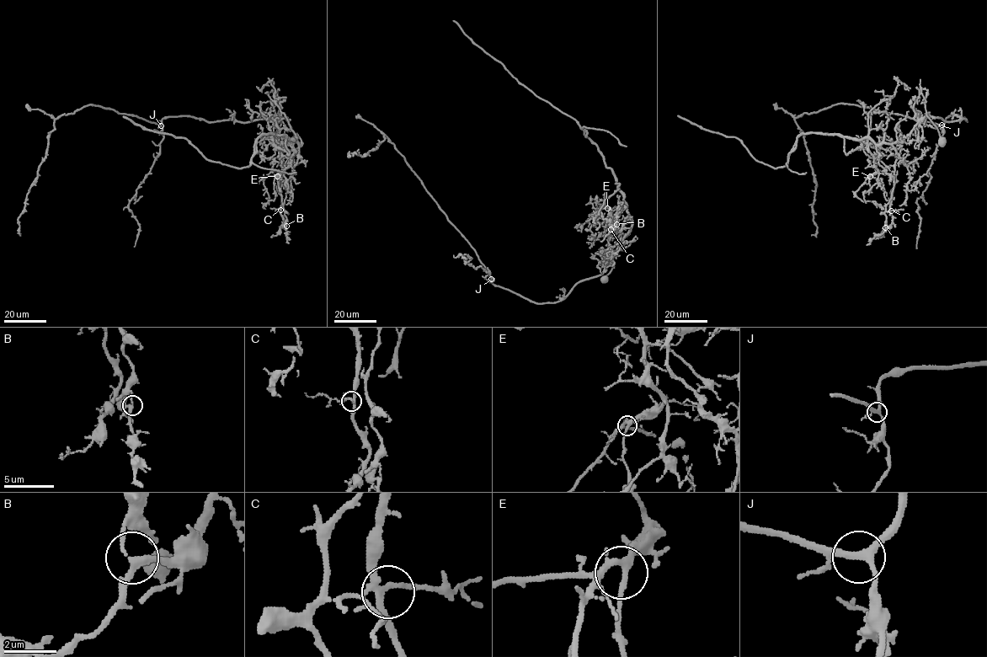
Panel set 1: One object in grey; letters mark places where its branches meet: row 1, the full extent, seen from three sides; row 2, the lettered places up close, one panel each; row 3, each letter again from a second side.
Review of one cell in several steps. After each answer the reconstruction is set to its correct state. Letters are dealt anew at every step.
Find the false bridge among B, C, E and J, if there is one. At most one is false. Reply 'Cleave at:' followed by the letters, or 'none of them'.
Cleave at: B

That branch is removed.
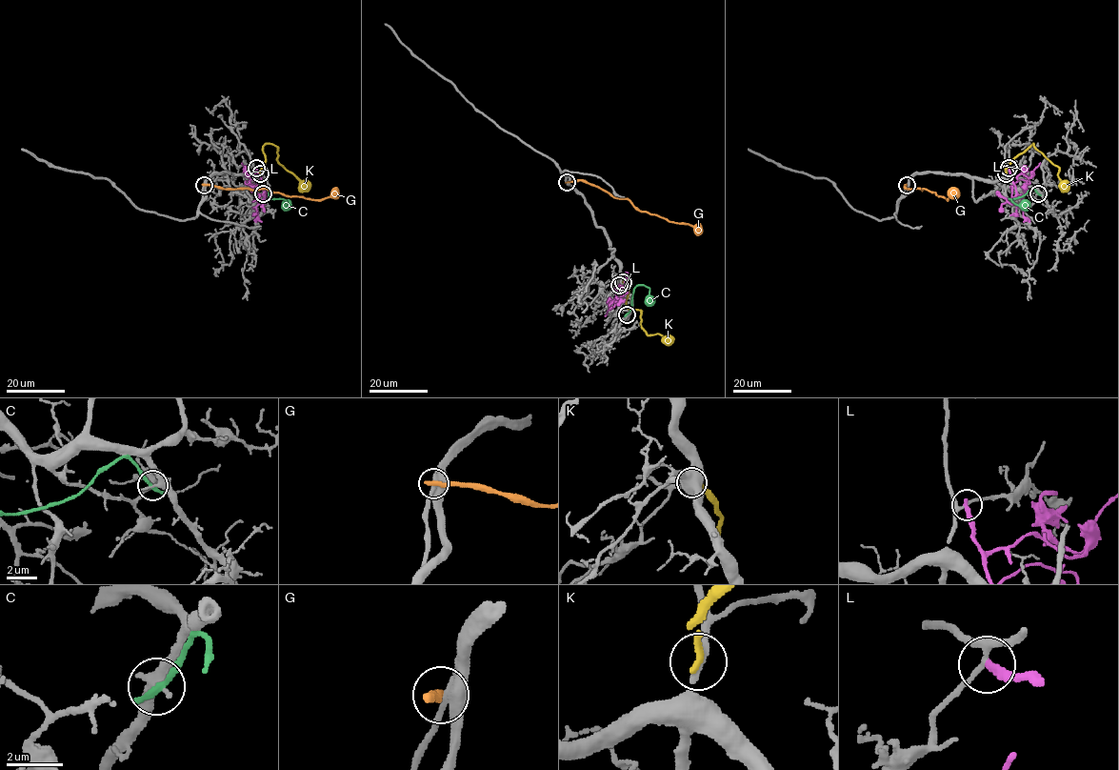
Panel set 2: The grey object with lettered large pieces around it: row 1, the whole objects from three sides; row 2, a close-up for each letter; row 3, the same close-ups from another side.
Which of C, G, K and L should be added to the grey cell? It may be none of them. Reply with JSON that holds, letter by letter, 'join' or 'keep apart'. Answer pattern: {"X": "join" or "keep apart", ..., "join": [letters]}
{"C": "keep apart", "G": "keep apart", "K": "keep apart", "L": "keep apart", "join": []}

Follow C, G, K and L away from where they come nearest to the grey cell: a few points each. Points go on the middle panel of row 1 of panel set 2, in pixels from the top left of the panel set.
C: (627, 314), (631, 308), (634, 288), (639, 285), (649, 289), (653, 300), (649, 306)
G: (567, 182), (583, 180), (615, 198), (628, 199), (640, 211), (669, 221), (688, 223), (701, 232)
K: (623, 282), (629, 289), (626, 306), (641, 311), (641, 326), (649, 335), (659, 334), (669, 338)
L: (619, 285), (627, 292), (628, 283), (616, 295), (622, 301), (625, 299)

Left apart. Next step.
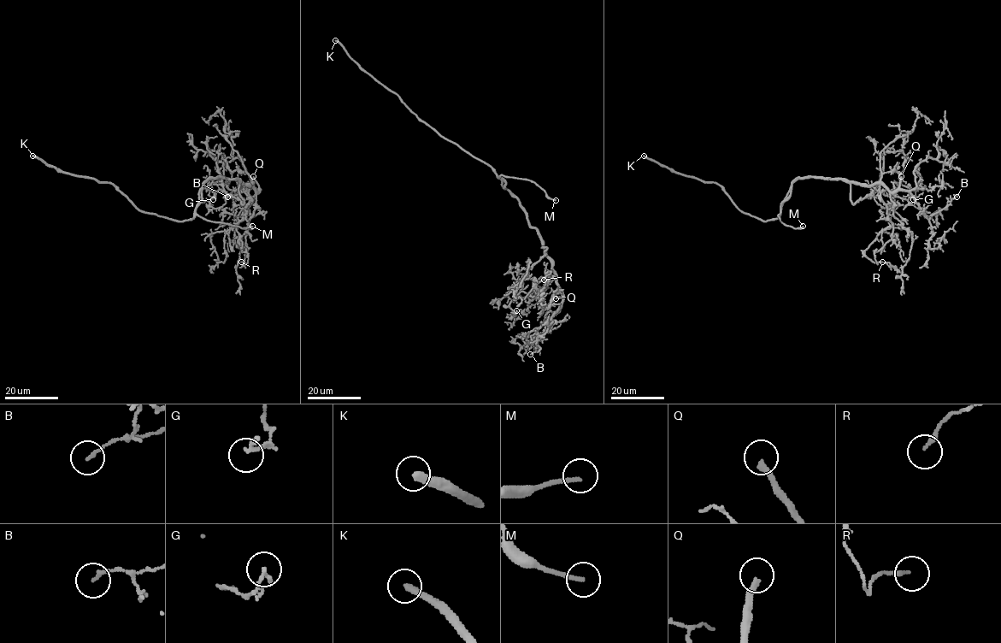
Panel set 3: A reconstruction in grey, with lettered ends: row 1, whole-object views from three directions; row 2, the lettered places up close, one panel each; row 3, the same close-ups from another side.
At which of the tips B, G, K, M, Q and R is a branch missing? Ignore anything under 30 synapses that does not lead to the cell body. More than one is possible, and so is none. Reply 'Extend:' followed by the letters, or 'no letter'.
Extend: K, M, Q

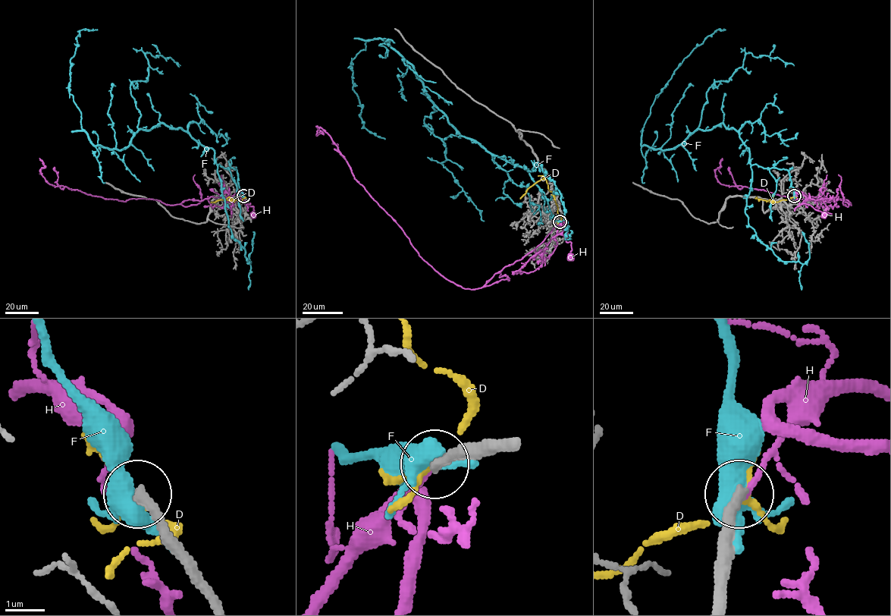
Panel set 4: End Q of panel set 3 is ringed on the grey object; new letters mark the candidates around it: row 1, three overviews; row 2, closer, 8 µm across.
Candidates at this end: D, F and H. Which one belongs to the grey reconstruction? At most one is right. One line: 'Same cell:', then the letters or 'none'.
Same cell: none

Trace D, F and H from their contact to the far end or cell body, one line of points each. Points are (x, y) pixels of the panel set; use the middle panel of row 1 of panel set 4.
D: (560, 221), (561, 218), (558, 215), (554, 196), (544, 179), (530, 186), (520, 199)
F: (560, 221), (526, 168), (462, 136), (414, 67), (367, 39), (351, 61), (352, 89), (364, 127), (385, 139)
H: (559, 221), (556, 234), (565, 229), (567, 231), (566, 241), (571, 242), (572, 247), (569, 255)

